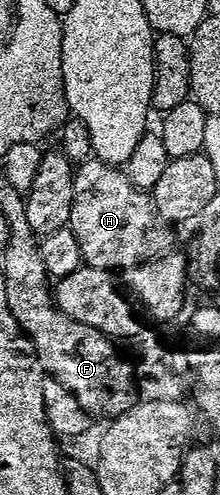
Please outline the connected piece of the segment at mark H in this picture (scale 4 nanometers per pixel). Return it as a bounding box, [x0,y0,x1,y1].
[70,158,173,271]

